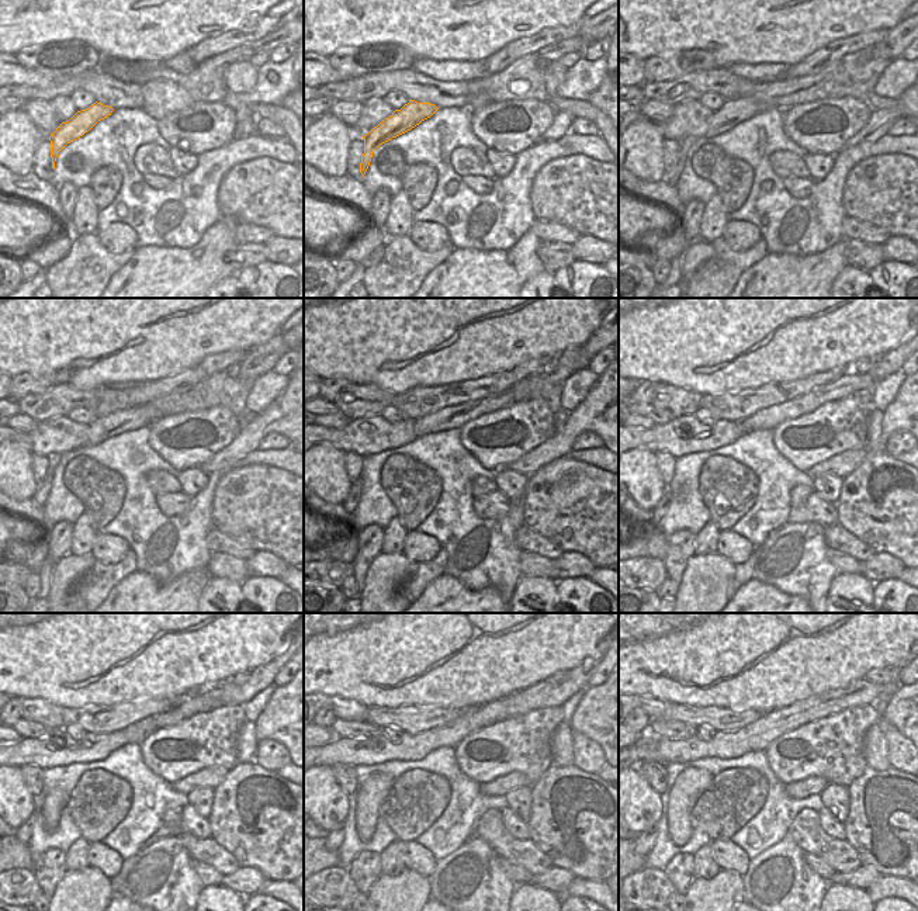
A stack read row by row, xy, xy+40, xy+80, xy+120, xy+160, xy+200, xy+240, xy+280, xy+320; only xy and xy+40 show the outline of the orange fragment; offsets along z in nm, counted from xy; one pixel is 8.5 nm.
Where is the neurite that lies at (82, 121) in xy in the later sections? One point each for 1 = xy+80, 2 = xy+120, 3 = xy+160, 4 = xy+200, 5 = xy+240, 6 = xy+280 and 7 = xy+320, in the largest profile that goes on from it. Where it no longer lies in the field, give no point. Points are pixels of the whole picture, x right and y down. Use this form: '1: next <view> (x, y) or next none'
1: next xy+80 (733, 111)
2: next xy+120 (135, 418)
3: next xy+160 (456, 416)
4: next xy+200 (768, 418)
5: next xy+240 (137, 733)
6: next xy+280 (333, 841)
7: next xy+320 (647, 840)

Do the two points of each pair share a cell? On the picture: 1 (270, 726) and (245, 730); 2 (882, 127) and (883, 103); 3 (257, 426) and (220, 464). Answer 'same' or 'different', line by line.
1: different
2: different
3: same

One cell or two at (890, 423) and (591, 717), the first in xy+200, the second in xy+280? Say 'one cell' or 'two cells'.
one cell

